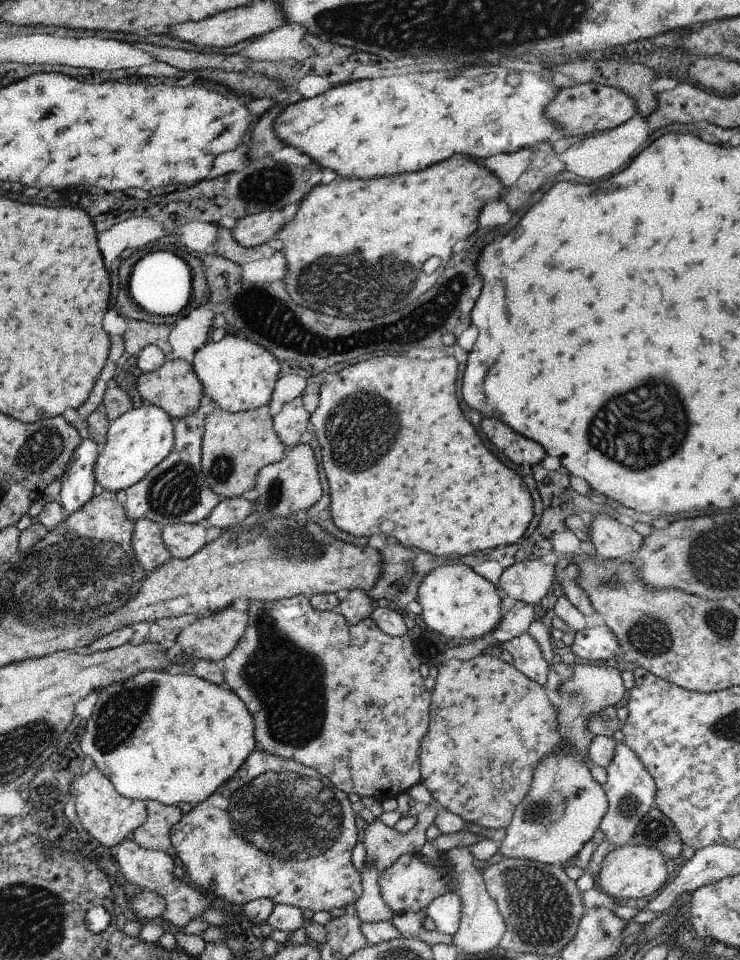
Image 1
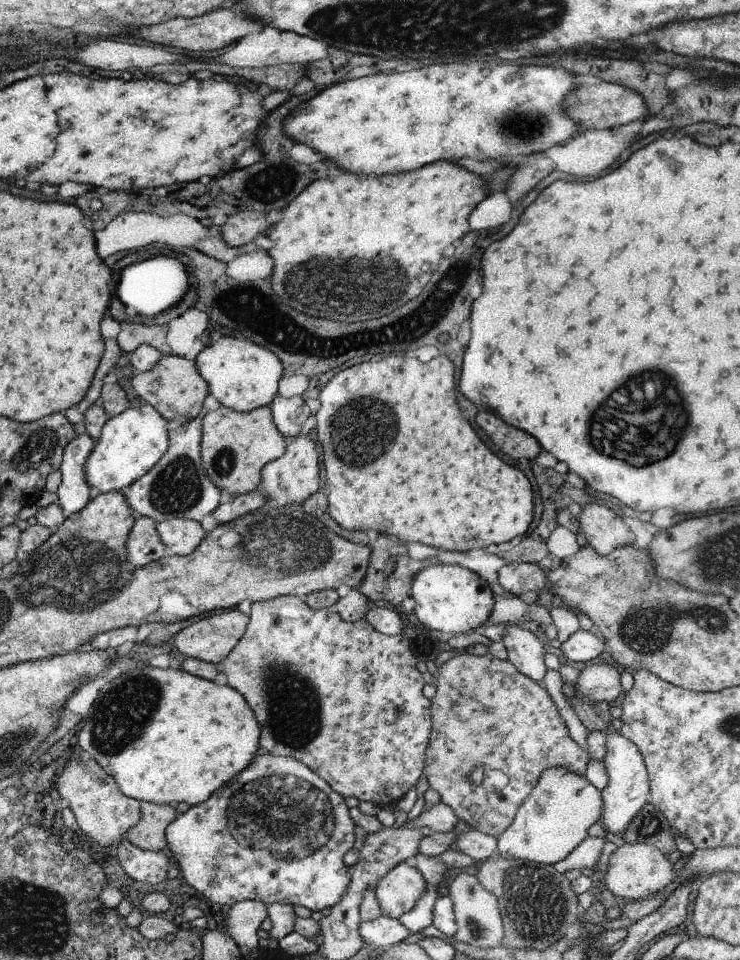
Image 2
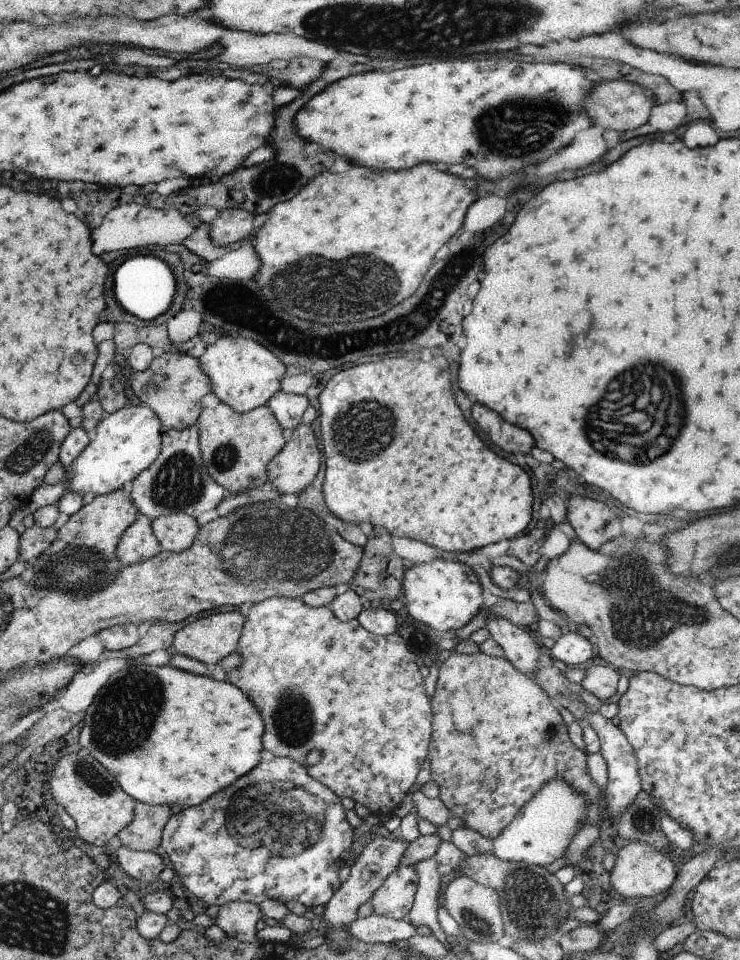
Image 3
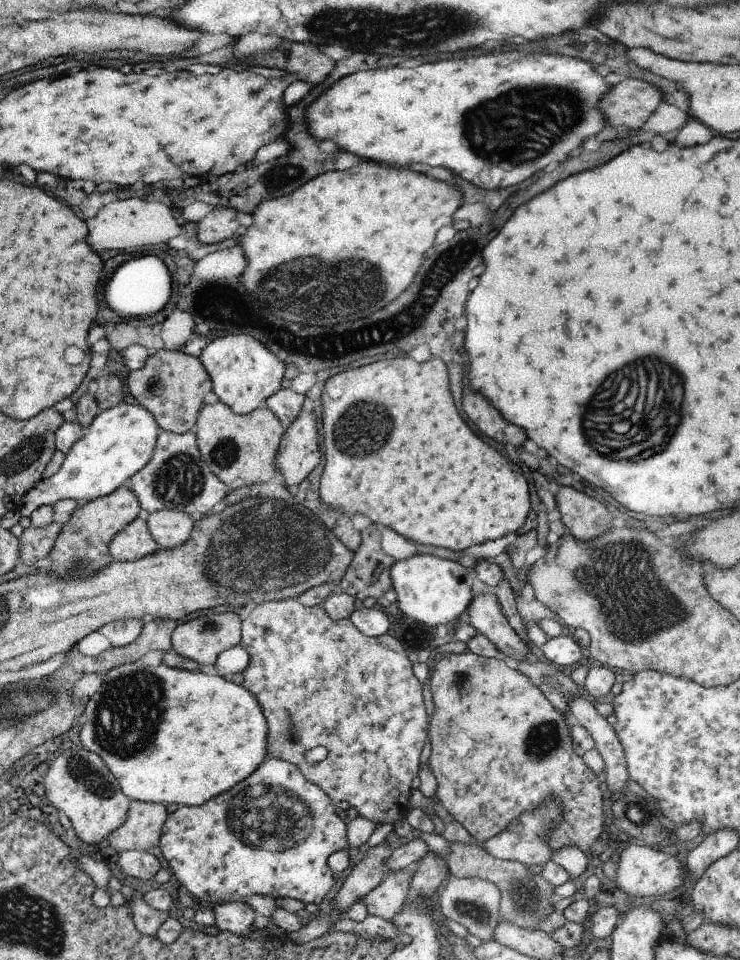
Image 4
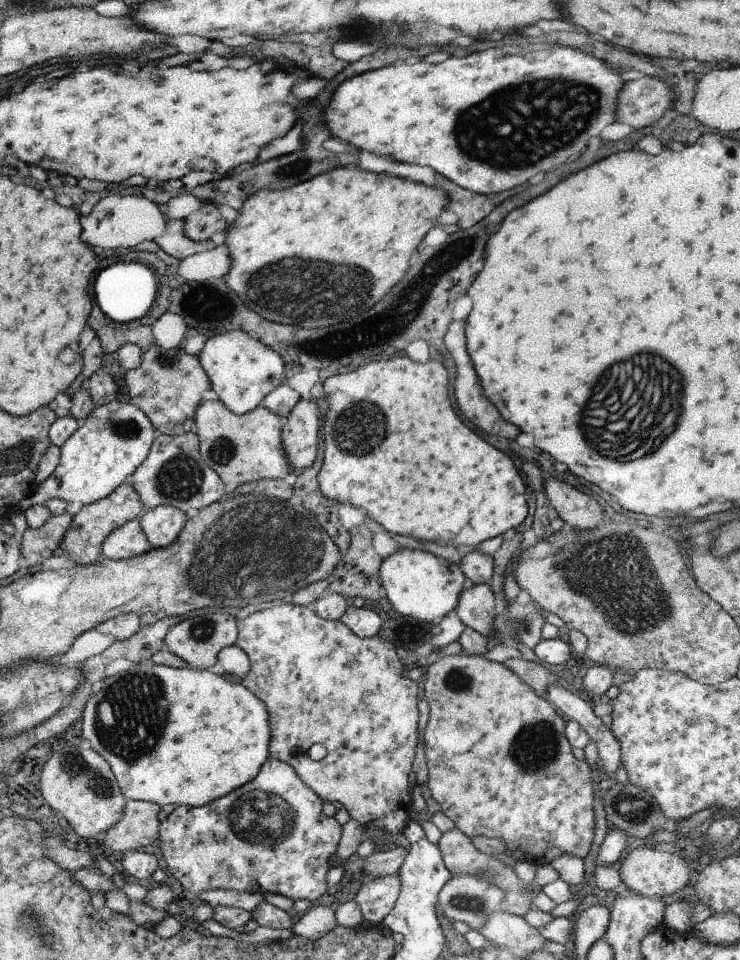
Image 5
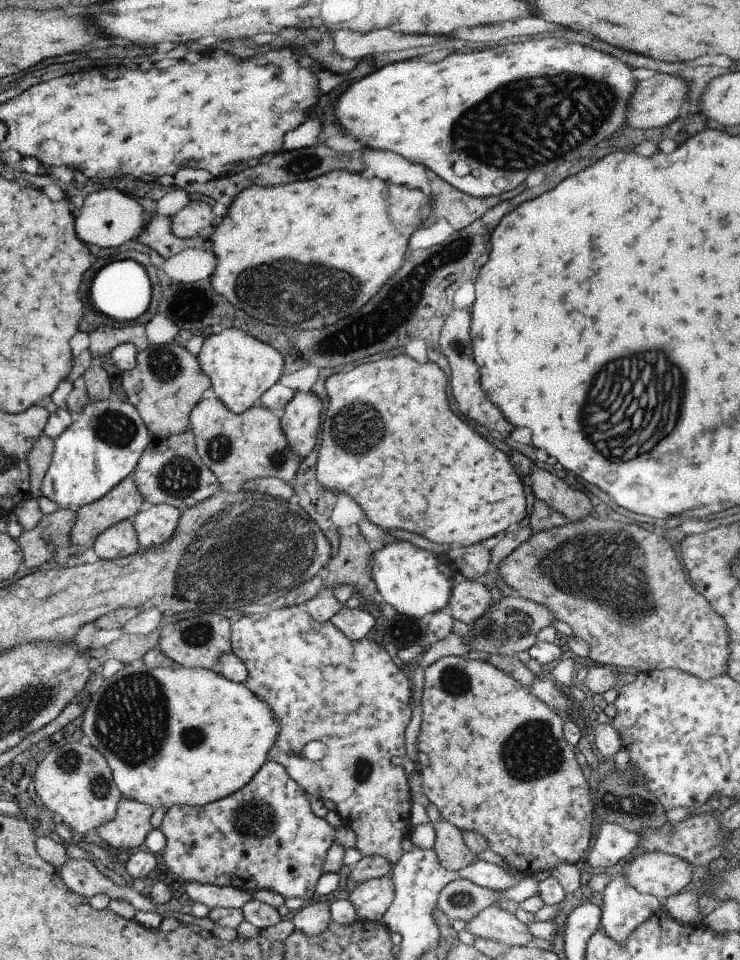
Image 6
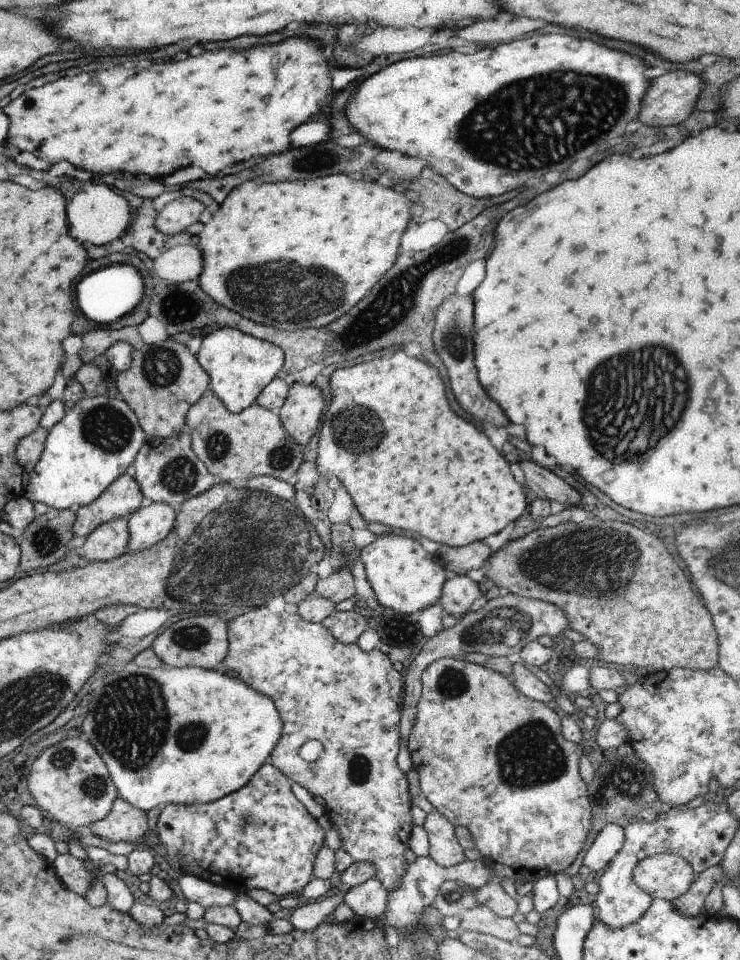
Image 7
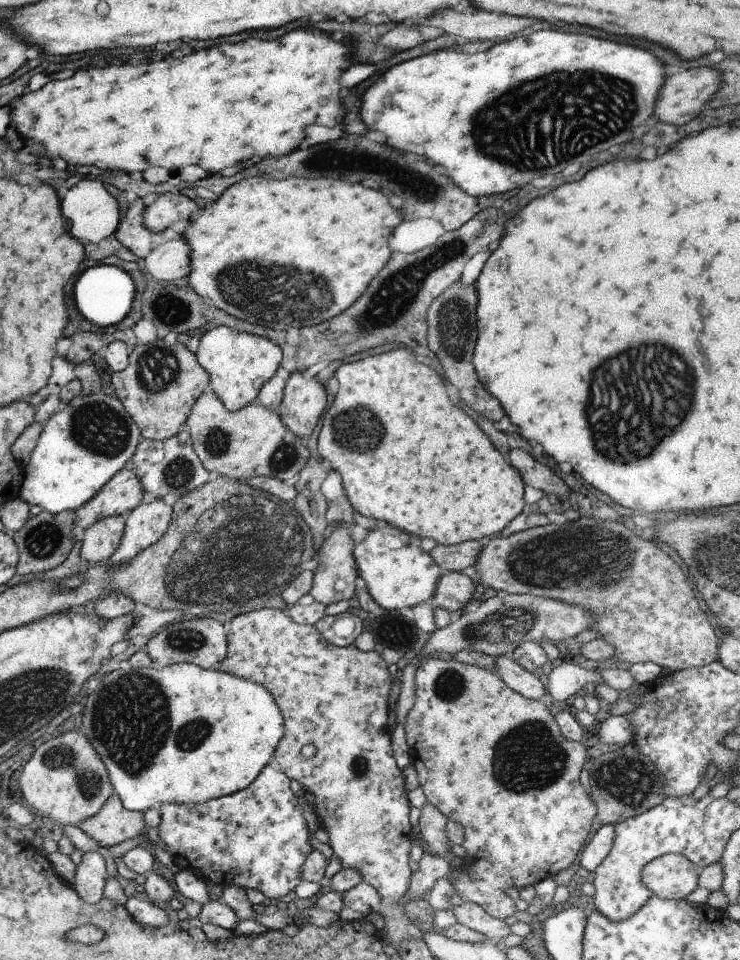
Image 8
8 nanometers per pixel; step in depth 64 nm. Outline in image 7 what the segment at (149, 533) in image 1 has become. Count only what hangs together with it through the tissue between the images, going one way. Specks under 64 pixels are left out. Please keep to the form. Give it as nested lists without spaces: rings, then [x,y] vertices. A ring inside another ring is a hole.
[[[113,518],[95,526],[81,546],[83,562],[109,562],[123,556],[127,544],[127,518]]]

